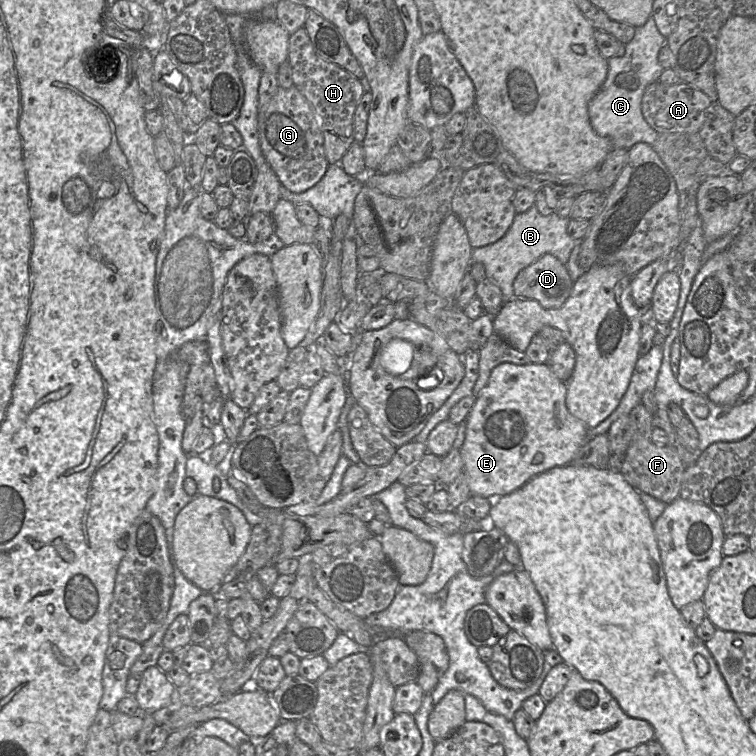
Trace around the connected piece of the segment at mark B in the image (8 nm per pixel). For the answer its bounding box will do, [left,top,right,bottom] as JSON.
[471,205,577,300]

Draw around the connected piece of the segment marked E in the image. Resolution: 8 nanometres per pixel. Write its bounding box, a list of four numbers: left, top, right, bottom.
[461,363,589,500]

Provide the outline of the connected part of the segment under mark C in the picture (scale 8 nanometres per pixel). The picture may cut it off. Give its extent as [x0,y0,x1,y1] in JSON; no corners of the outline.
[588,16,666,149]

